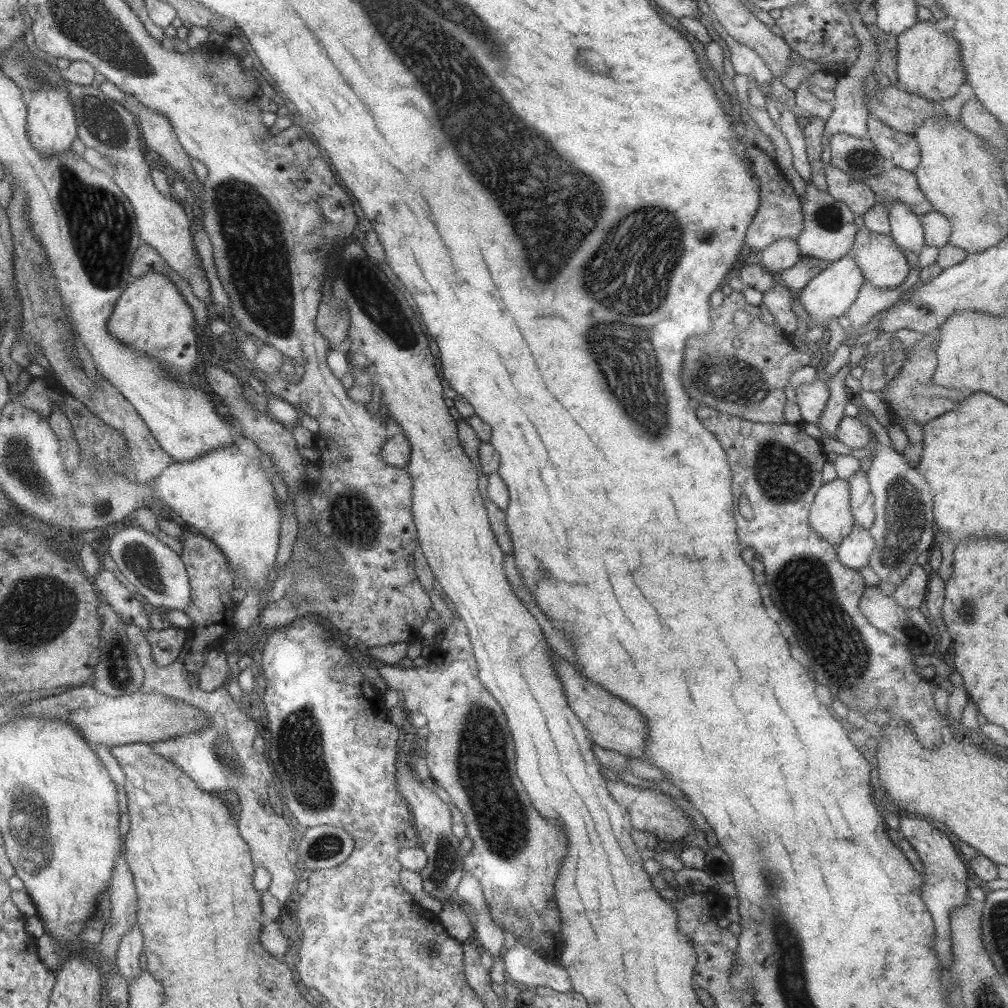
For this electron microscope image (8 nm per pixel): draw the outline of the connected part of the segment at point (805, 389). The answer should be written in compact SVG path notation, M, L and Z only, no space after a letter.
M819 377L813 384L803 384L794 388L795 404L799 407L802 423L818 422L824 409L825 402L829 399L829 390Z

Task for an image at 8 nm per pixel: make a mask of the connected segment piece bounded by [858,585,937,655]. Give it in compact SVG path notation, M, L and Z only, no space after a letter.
M865 586L861 593L858 609L866 616L866 619L877 629L900 643L903 643L914 655L932 654L937 646L935 640L935 628L930 619L925 618L918 608L903 608L897 606L892 595L882 594L879 587Z

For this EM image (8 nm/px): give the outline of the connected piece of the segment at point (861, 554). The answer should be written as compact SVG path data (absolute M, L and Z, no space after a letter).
M855 523L849 534L835 547L839 562L851 569L868 564L869 555L872 553L874 542L869 531Z

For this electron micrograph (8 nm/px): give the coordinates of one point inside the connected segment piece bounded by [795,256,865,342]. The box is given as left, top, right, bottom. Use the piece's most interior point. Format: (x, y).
(828, 295)

